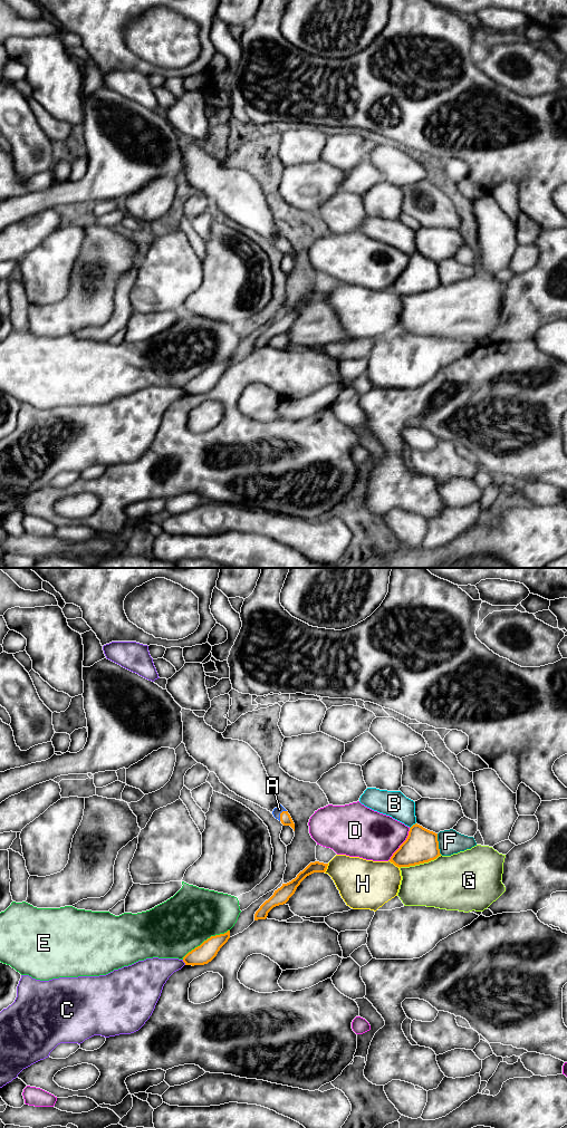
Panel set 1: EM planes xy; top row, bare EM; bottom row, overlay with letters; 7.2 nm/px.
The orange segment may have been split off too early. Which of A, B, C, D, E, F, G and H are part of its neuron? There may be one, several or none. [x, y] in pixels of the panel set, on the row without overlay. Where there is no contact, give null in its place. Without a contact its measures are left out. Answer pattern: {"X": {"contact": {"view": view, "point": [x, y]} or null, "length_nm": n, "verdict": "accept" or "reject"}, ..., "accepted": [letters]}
{"A": {"contact": {"view": "xy", "point": [280, 243]}, "length_nm": 90, "verdict": "accept"}, "B": {"contact": {"view": "xy", "point": [412, 254]}, "length_nm": 60, "verdict": "reject"}, "C": {"contact": {"view": "xy", "point": [183, 389]}, "length_nm": 50, "verdict": "reject"}, "D": {"contact": {"view": "xy", "point": [402, 272]}, "length_nm": 280, "verdict": "reject"}, "E": {"contact": {"view": "xy", "point": [207, 368]}, "length_nm": 400, "verdict": "reject"}, "F": {"contact": {"view": "xy", "point": [438, 272]}, "length_nm": 160, "verdict": "reject"}, "G": {"contact": {"view": "xy", "point": [420, 291]}, "length_nm": 320, "verdict": "reject"}, "H": {"contact": {"view": "xy", "point": [394, 292]}, "length_nm": 100, "verdict": "reject"}, "accepted": ["A"]}

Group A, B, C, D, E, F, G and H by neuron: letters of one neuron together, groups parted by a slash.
A / B / C / D / E / F / G / H

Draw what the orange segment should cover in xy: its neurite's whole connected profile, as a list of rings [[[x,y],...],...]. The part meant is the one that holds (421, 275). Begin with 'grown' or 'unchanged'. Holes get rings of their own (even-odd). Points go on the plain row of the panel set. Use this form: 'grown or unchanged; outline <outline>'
unchanged; outline [[[415,252],[406,269],[393,282],[390,290],[397,296],[410,296],[436,288],[440,282],[438,262]]]

